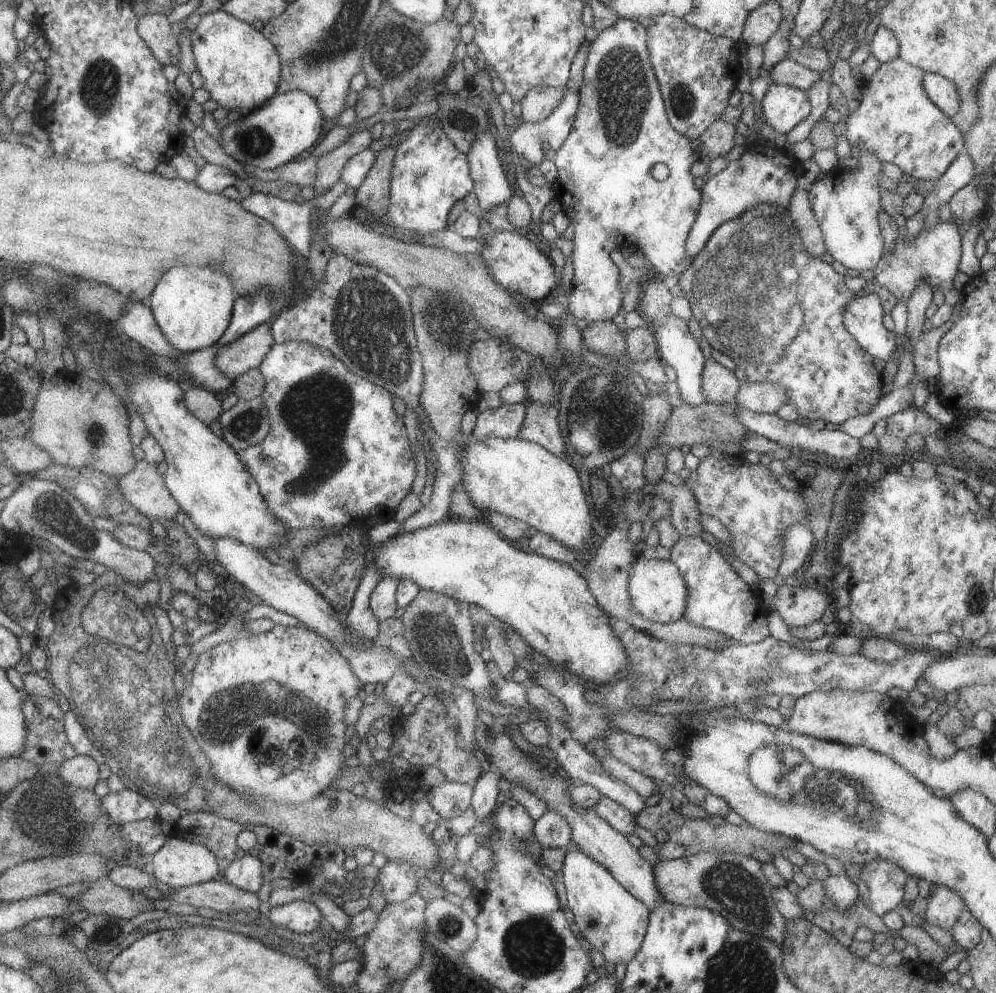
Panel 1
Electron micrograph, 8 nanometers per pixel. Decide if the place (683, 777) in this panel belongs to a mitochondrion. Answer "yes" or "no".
no

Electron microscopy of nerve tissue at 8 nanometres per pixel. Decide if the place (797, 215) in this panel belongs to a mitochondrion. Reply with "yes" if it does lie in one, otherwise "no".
yes

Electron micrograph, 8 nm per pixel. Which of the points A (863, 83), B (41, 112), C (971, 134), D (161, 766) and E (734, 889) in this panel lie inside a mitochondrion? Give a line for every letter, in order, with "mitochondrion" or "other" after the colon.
A: other
B: other
C: other
D: mitochondrion
E: mitochondrion

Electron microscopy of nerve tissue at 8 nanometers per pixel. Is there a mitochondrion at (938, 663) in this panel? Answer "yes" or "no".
no

